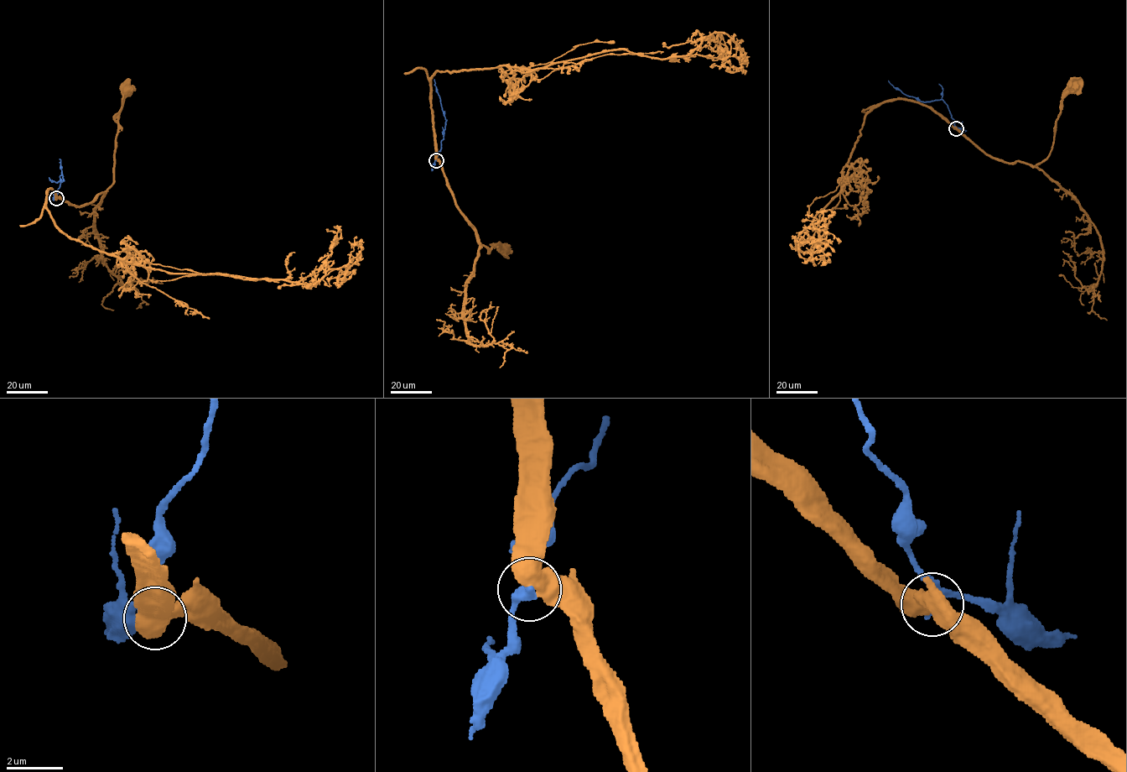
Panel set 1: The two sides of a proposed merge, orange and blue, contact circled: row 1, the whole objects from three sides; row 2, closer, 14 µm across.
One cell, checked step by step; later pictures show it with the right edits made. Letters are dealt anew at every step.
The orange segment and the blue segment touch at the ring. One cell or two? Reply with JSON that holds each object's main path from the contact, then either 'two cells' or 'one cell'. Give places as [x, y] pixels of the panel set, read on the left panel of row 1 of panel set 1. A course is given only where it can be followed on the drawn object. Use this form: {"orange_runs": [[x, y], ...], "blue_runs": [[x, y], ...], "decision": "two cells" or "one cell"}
{"orange_runs": [[56, 198], [80, 206], [106, 191], [112, 184], [118, 112], [126, 91]], "blue_runs": [[56, 198], [62, 173], [62, 182], [52, 181], [49, 177]], "decision": "two cells"}

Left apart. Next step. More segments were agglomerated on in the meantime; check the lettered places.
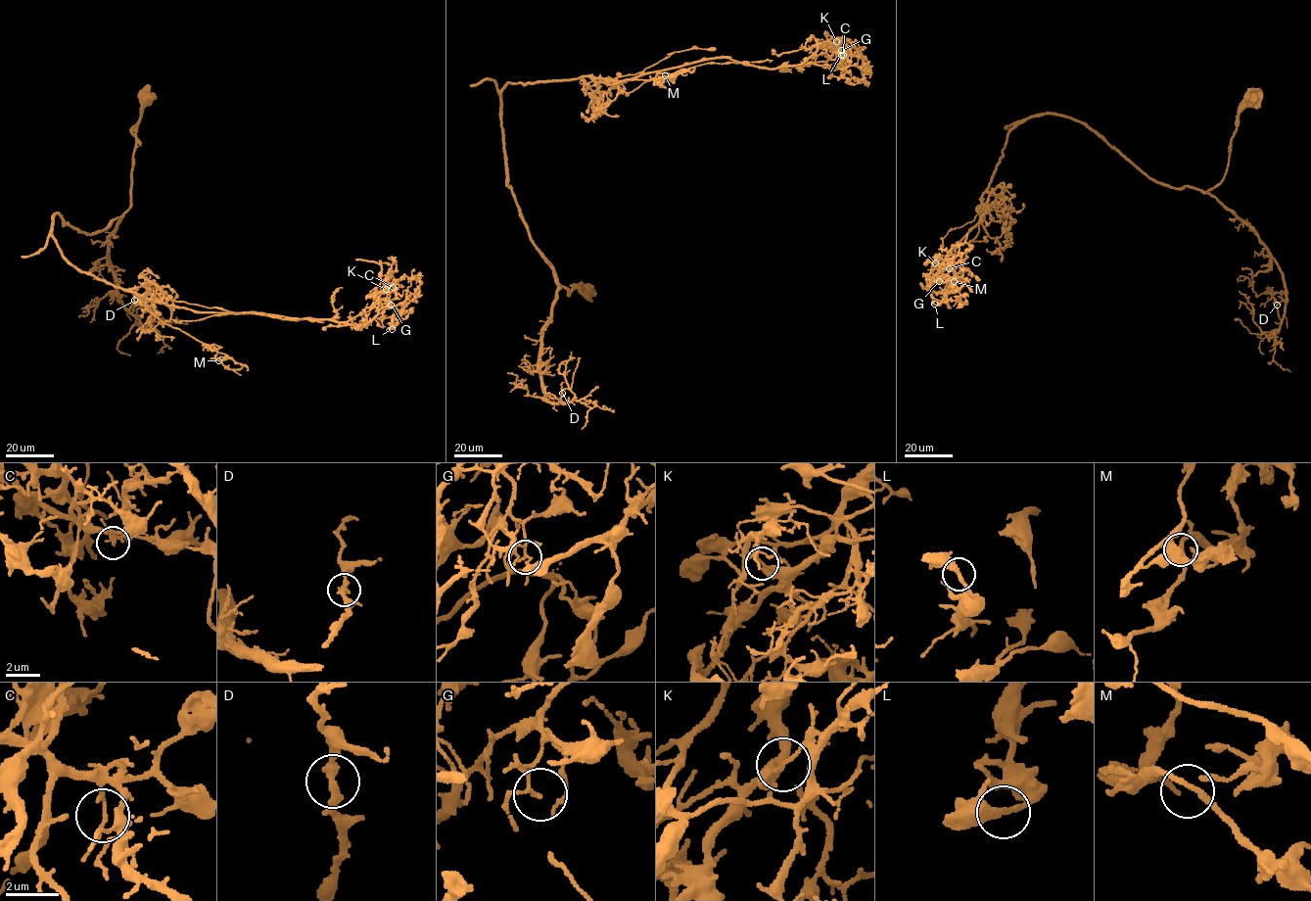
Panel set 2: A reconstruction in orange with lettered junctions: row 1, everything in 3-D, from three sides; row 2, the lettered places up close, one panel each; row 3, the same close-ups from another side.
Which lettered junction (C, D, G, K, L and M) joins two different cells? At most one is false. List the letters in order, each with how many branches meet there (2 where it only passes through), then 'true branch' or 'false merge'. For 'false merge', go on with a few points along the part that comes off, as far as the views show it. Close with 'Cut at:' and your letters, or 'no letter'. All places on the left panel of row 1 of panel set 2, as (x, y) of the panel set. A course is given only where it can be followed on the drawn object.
C: branches 2; true branch
D: branches 2; true branch
G: branches 3; true branch
K: branches 2; false merge; course (386, 289), (388, 288), (387, 293), (378, 294), (376, 287), (386, 281), (390, 295), (382, 315), (377, 318)
L: branches 2; true branch
M: branches 3; true branch
Cut at: K

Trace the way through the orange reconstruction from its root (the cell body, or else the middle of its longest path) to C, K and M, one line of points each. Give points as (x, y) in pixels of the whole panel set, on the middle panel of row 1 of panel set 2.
C: (585, 288), (557, 283), (507, 184), (503, 86), (724, 58), (795, 66), (828, 39), (843, 55)
K: (585, 288), (569, 296), (557, 283), (507, 184), (502, 87), (632, 79), (716, 58), (795, 66), (837, 41)
M: (585, 288), (569, 296), (557, 283), (507, 184), (501, 88), (585, 76), (661, 83), (665, 75)

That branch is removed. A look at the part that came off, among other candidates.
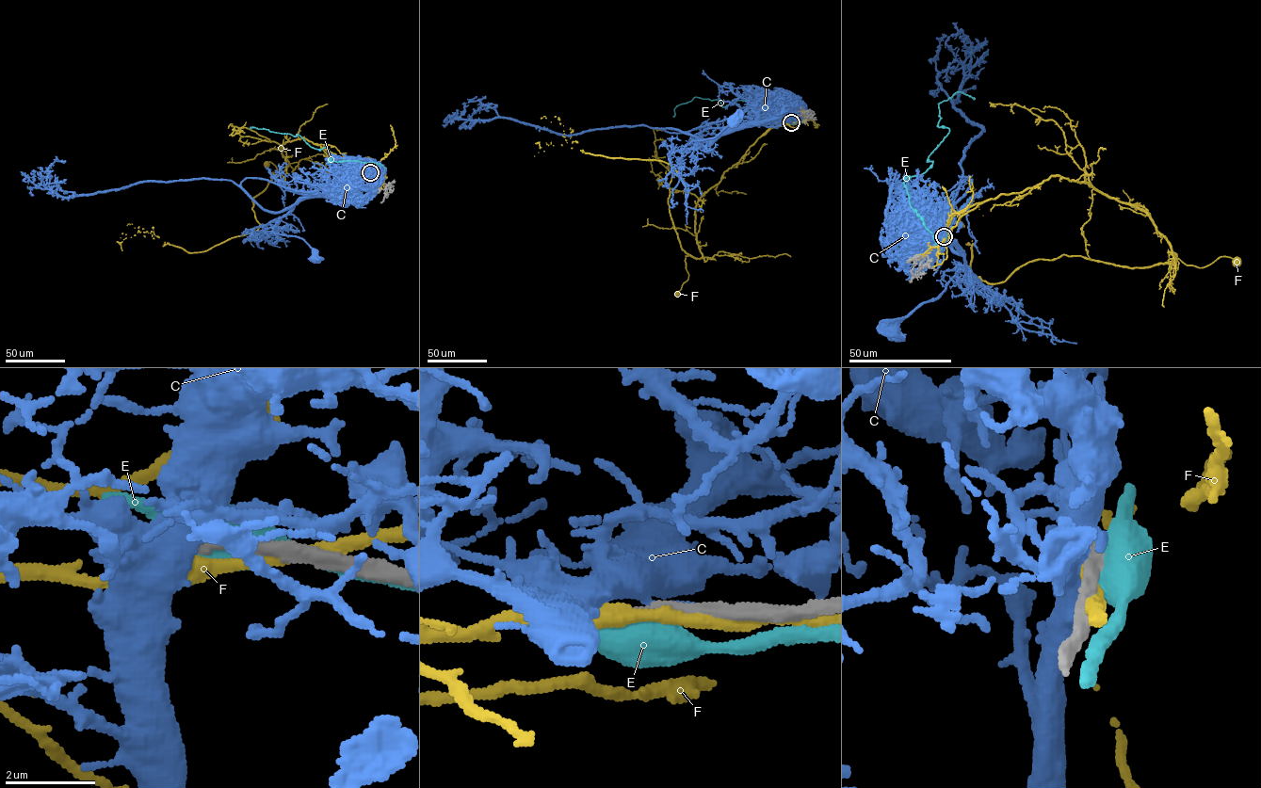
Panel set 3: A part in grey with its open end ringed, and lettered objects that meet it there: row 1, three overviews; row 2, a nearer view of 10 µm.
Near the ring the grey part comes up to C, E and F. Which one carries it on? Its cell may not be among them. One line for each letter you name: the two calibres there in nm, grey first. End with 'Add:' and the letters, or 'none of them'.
Add: none of them

